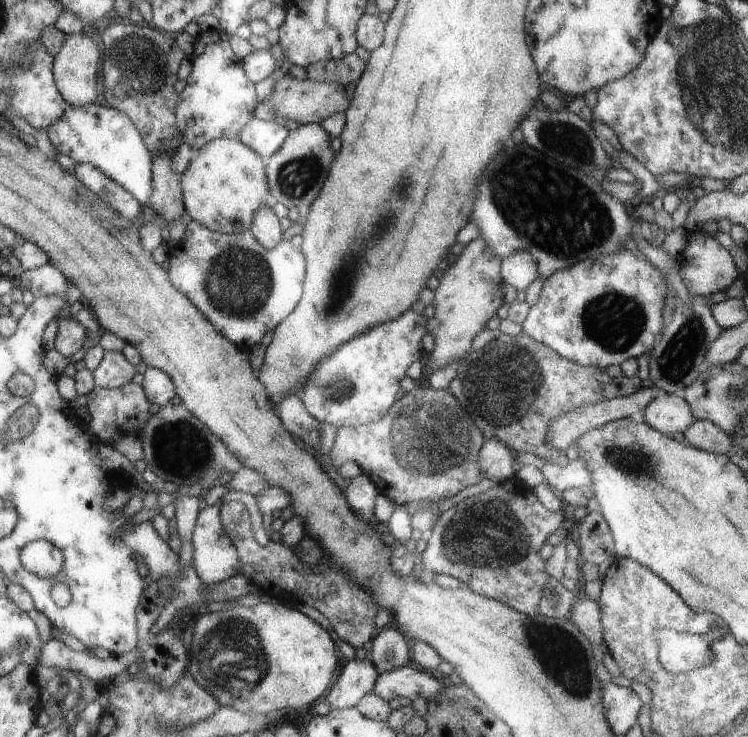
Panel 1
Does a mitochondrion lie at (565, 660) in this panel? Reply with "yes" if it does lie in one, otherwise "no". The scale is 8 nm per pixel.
yes

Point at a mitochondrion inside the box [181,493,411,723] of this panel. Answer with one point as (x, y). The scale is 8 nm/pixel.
(223, 644)

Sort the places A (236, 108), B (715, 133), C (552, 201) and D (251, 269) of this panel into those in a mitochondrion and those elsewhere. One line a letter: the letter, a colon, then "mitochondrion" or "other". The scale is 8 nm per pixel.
A: other
B: mitochondrion
C: mitochondrion
D: mitochondrion

